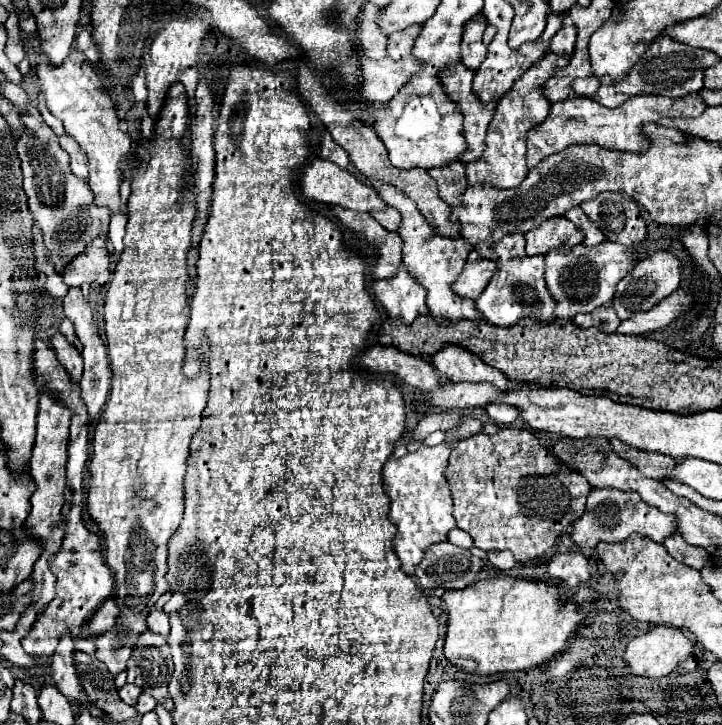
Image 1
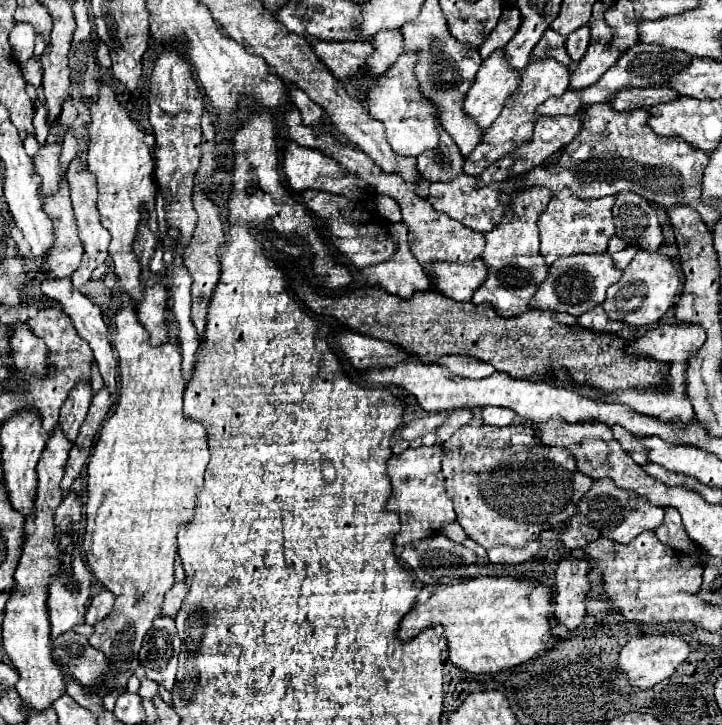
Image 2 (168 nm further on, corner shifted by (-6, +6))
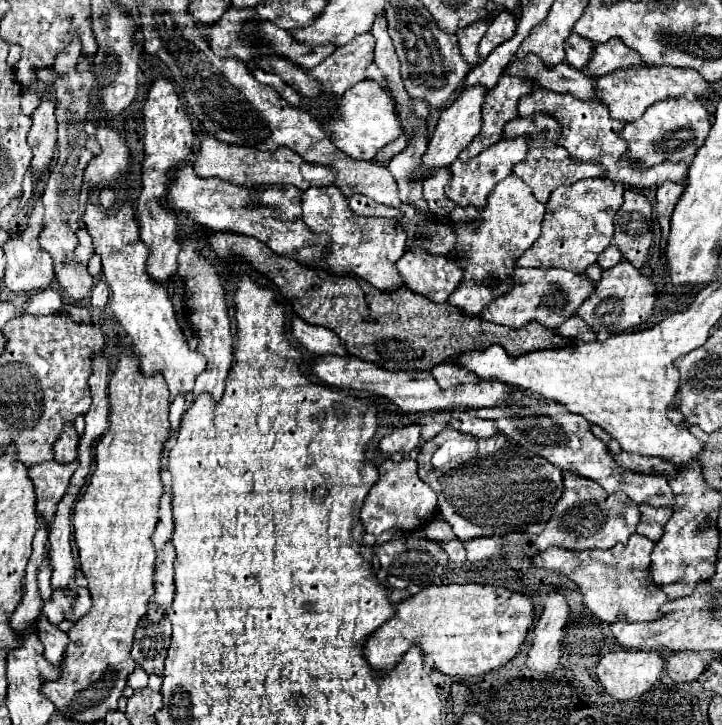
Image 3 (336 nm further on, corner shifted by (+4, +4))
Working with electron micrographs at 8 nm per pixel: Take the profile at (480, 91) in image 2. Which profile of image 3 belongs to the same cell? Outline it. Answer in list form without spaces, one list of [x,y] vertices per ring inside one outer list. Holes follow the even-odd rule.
[[[475,84],[473,88],[465,88],[459,98],[447,106],[441,116],[439,116],[439,124],[431,136],[431,142],[427,146],[427,152],[423,156],[423,164],[427,168],[427,174],[433,174],[437,168],[445,168],[451,162],[457,160],[459,152],[471,144],[471,140],[481,132],[481,104],[485,104],[485,96],[487,96],[487,88],[481,88],[481,84]]]

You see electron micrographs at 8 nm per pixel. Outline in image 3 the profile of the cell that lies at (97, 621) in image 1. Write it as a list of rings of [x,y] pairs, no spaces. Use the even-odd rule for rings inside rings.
[[[75,582],[71,584],[71,588],[77,592],[77,600],[75,600],[75,604],[73,604],[73,610],[71,610],[65,618],[71,620],[71,622],[77,622],[81,616],[85,616],[85,614],[91,610],[91,594],[89,594],[87,588],[77,586]]]

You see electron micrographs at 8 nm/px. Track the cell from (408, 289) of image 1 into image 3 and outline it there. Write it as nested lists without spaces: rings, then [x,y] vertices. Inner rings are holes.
[[[337,186],[309,188],[303,192],[303,220],[313,232],[327,232],[331,236],[331,250],[327,264],[335,274],[355,274],[383,292],[401,288],[403,280],[397,272],[397,260],[405,252],[407,234],[395,218],[361,218],[351,212],[347,198]]]

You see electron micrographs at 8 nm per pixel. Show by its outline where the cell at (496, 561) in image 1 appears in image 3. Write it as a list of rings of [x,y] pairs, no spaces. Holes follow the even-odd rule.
[[[475,538],[463,544],[467,550],[467,560],[471,562],[481,562],[481,560],[489,560],[495,556],[503,554],[503,546],[499,542],[495,542],[493,538]]]

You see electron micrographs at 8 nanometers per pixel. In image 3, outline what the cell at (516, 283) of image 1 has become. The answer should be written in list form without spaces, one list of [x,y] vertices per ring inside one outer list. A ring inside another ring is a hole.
[[[509,174],[501,184],[493,188],[487,196],[487,206],[481,212],[481,224],[477,230],[467,224],[455,226],[457,232],[457,260],[461,262],[465,276],[459,288],[449,296],[449,304],[461,308],[467,314],[481,314],[481,310],[497,300],[499,296],[513,290],[513,270],[515,262],[529,246],[537,240],[541,232],[541,220],[545,214],[545,204],[541,204],[523,180],[515,174]]]

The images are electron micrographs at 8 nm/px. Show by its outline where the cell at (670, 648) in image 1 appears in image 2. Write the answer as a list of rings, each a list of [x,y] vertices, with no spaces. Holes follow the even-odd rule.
[[[663,634],[663,636],[635,636],[631,638],[619,652],[619,668],[625,672],[629,684],[633,688],[641,688],[641,690],[649,690],[653,688],[657,682],[669,678],[675,668],[687,660],[689,656],[689,644],[685,640],[681,640],[675,634]]]

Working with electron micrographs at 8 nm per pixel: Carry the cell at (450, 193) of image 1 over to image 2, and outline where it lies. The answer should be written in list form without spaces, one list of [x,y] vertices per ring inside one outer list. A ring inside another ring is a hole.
[[[437,122],[437,130],[439,130],[439,146],[435,150],[417,156],[417,170],[421,174],[427,174],[431,182],[449,182],[451,178],[463,172],[465,158],[461,156],[459,148],[455,146],[447,130],[441,126],[441,122]]]

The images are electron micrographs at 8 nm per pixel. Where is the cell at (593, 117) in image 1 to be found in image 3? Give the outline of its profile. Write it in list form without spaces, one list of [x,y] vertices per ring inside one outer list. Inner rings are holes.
[[[519,136],[517,140],[501,140],[497,144],[493,144],[491,148],[487,148],[485,152],[481,152],[479,156],[475,156],[473,160],[469,162],[461,162],[461,160],[455,160],[451,164],[451,174],[453,174],[453,182],[451,186],[447,188],[447,198],[461,204],[461,206],[477,206],[477,208],[483,208],[485,206],[485,198],[487,194],[493,190],[493,186],[497,182],[501,182],[505,176],[511,174],[513,170],[513,164],[521,162],[525,158],[525,152],[527,152],[527,142],[529,142],[529,136]]]

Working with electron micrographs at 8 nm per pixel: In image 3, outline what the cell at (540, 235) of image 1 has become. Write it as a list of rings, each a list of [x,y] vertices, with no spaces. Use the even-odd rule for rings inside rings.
[[[587,178],[571,186],[559,186],[545,204],[545,218],[539,238],[533,246],[517,260],[523,268],[567,268],[585,272],[597,262],[597,256],[611,244],[613,238],[613,216],[623,204],[623,184],[605,178]]]

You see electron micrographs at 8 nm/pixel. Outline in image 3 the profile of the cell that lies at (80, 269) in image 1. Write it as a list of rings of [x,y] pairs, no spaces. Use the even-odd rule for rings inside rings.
[[[41,196],[35,200],[35,206],[31,210],[29,216],[29,224],[23,232],[15,234],[9,238],[9,242],[5,244],[5,256],[7,256],[7,268],[5,268],[5,276],[3,276],[3,284],[7,286],[7,290],[11,292],[39,292],[43,288],[49,288],[49,284],[55,280],[55,272],[53,272],[53,260],[51,256],[39,248],[39,234],[43,228],[41,216],[45,214],[43,204],[41,204]]]

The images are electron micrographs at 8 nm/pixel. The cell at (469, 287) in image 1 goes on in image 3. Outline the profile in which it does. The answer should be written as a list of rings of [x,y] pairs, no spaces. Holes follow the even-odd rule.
[[[423,248],[407,250],[397,262],[397,270],[409,290],[433,302],[447,302],[457,290],[457,284],[461,284],[461,268],[453,260],[431,256]]]

